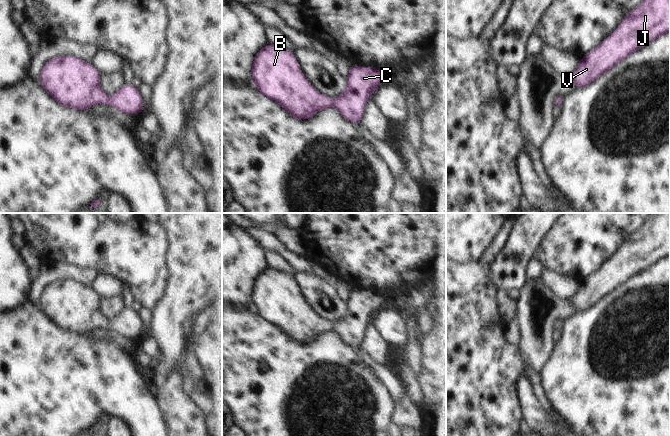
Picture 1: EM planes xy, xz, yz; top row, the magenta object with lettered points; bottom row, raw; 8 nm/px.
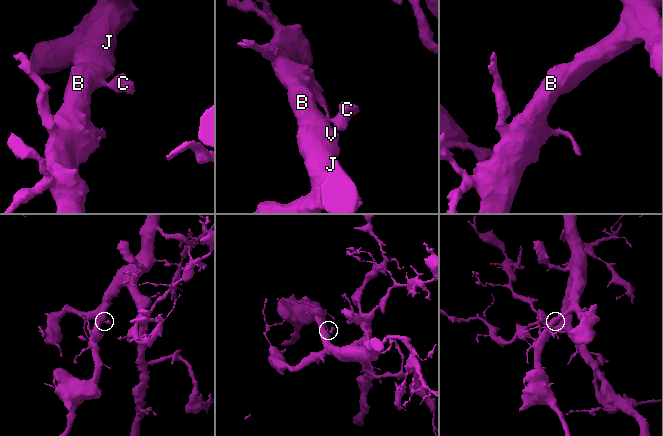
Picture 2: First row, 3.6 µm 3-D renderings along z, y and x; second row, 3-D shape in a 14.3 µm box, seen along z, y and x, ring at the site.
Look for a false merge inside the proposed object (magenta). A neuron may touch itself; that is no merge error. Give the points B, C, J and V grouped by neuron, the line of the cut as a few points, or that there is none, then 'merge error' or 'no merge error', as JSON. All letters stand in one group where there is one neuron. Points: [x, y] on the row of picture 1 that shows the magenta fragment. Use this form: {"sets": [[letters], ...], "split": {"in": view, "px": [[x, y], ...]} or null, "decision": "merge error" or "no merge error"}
{"sets": [["B", "C", "J", "V"]], "split": null, "decision": "no merge error"}

